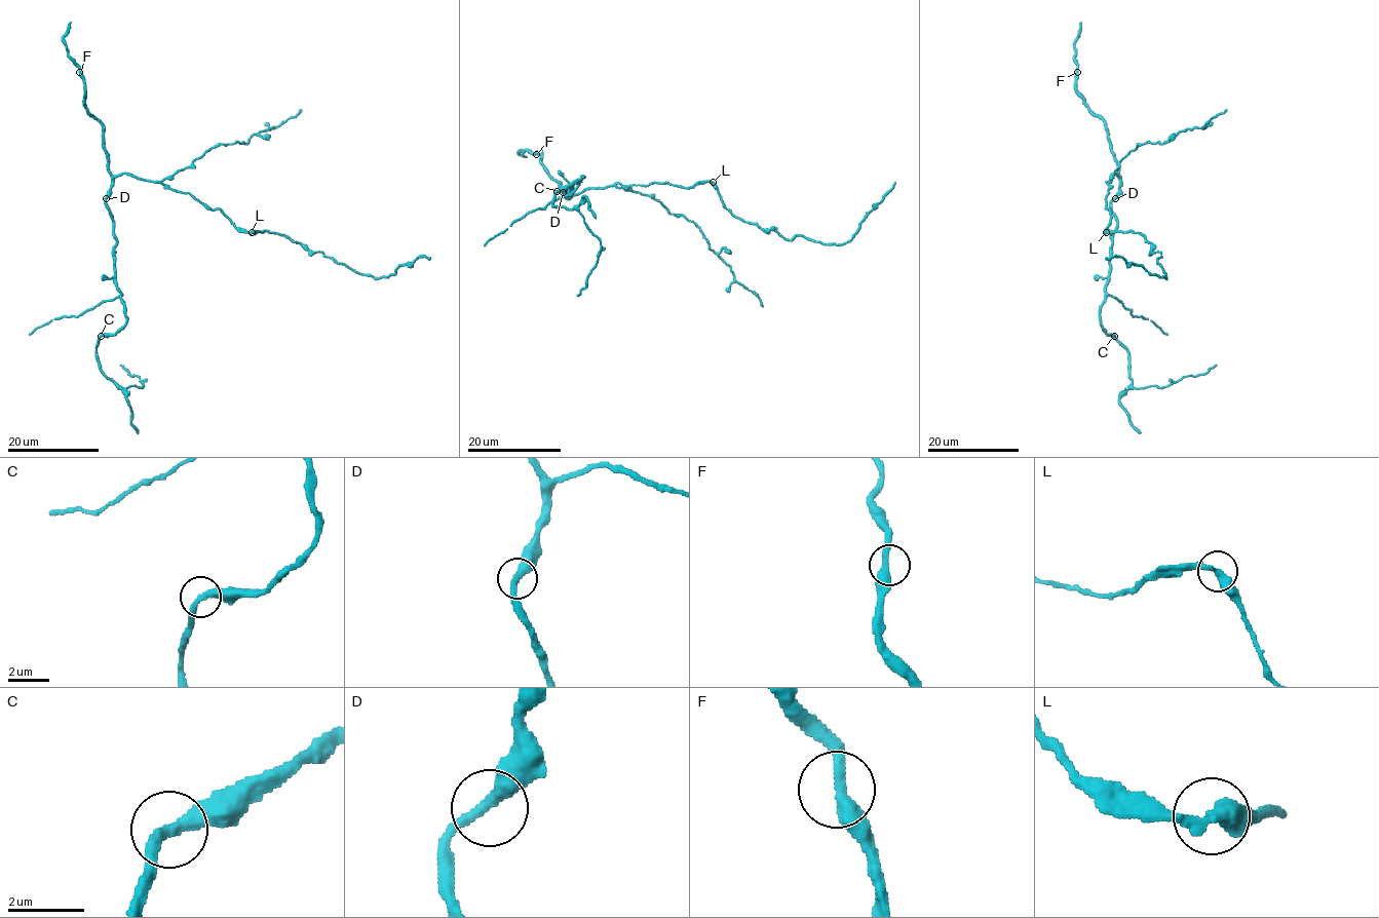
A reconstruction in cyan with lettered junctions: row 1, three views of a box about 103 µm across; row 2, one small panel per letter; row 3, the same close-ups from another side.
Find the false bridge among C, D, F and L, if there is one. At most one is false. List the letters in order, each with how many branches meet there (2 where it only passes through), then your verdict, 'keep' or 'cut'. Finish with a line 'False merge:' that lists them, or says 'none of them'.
C: 2 | keep
D: 2 | keep
F: 2 | keep
L: 2 | keep
False merge: none of them

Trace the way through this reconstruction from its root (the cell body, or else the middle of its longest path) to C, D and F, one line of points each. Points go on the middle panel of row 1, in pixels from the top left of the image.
C: (595, 188), (571, 196), (563, 191), (564, 188), (570, 194), (572, 184), (582, 176), (557, 191)
D: (595, 188), (571, 196), (563, 192)
F: (595, 188), (565, 195), (561, 184), (542, 165), (540, 151), (536, 154)

